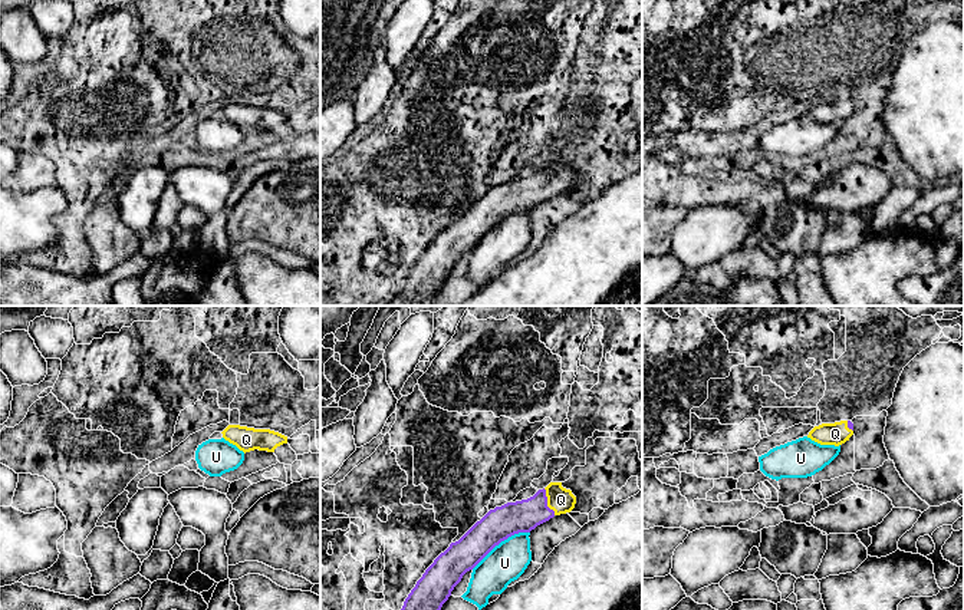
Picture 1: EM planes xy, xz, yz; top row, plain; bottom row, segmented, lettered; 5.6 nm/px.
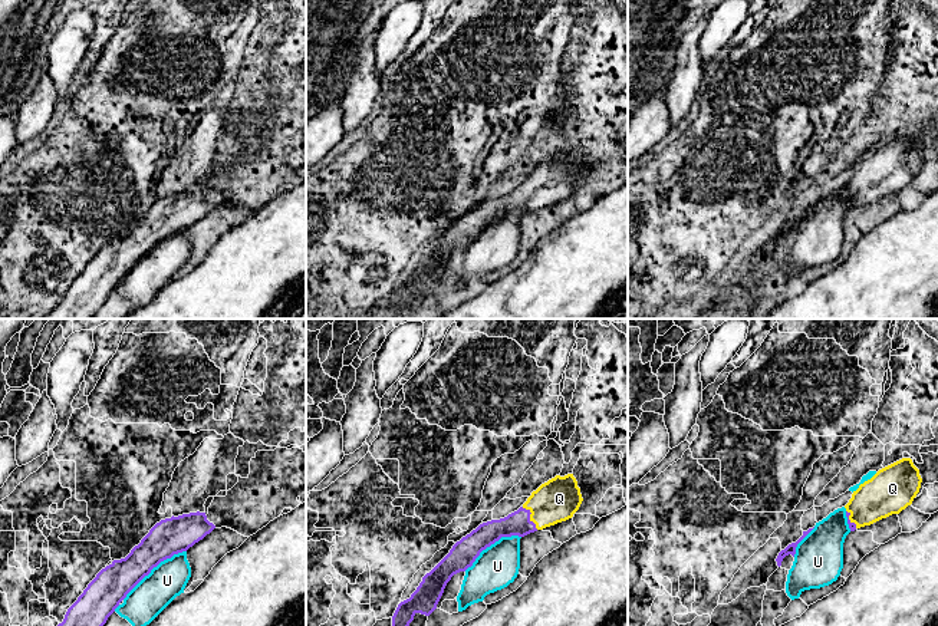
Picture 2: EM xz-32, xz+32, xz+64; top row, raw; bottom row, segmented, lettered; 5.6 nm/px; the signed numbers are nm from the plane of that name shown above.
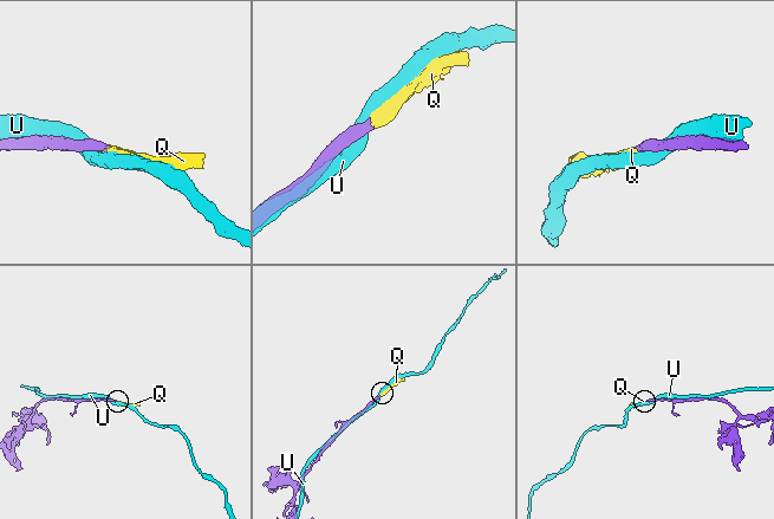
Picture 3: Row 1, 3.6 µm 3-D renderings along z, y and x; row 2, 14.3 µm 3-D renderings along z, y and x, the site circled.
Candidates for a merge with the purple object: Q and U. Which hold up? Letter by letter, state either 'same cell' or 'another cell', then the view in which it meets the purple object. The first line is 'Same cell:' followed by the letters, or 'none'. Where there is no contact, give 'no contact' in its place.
Same cell: Q
Q: same cell; contact in xz
U: another cell; contact in xz

